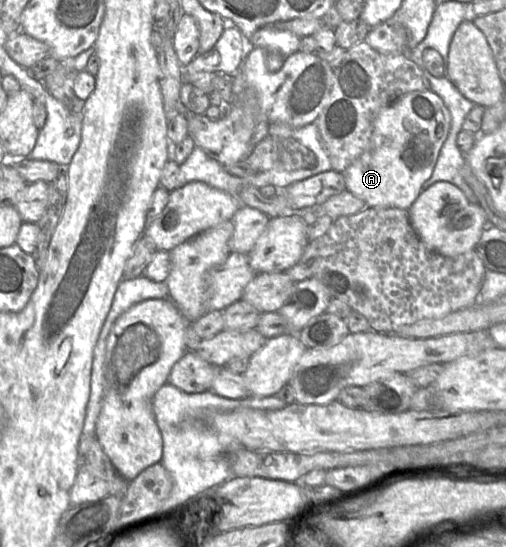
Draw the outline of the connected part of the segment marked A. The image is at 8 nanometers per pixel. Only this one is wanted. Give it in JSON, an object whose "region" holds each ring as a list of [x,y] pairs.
{"region":[[[431,90],[425,91],[414,91],[402,95],[396,99],[393,103],[383,108],[375,122],[374,129],[371,138],[371,144],[369,148],[353,162],[344,172],[343,176],[345,179],[346,190],[354,194],[356,197],[363,200],[367,207],[395,207],[404,210],[408,210],[414,201],[418,198],[421,193],[421,187],[425,181],[427,181],[433,173],[440,149],[448,137],[451,127],[451,115],[443,100]]]}

